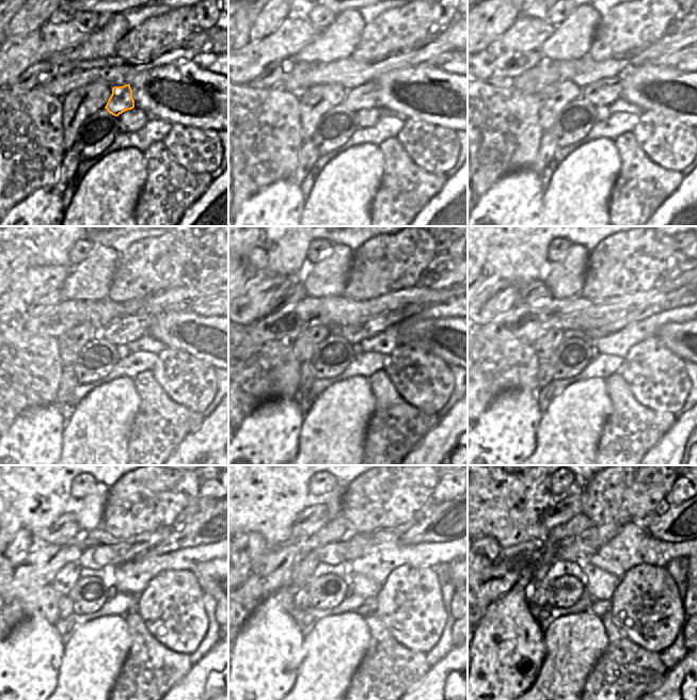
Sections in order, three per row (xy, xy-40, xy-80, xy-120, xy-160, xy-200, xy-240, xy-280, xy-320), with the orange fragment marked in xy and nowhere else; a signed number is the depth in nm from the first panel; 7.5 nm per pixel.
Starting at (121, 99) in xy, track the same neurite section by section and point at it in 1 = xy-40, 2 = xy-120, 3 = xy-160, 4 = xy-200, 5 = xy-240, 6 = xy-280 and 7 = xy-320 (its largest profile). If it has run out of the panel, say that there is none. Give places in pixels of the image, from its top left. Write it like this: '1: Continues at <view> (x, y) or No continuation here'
1: Continues at xy-40 (364, 97)
2: Continues at xy-120 (121, 331)
3: Continues at xy-160 (354, 334)
4: Continues at xy-200 (669, 299)
5: Continues at xy-240 (206, 527)
6: Continues at xy-280 (445, 523)
7: Continues at xy-320 (684, 522).

